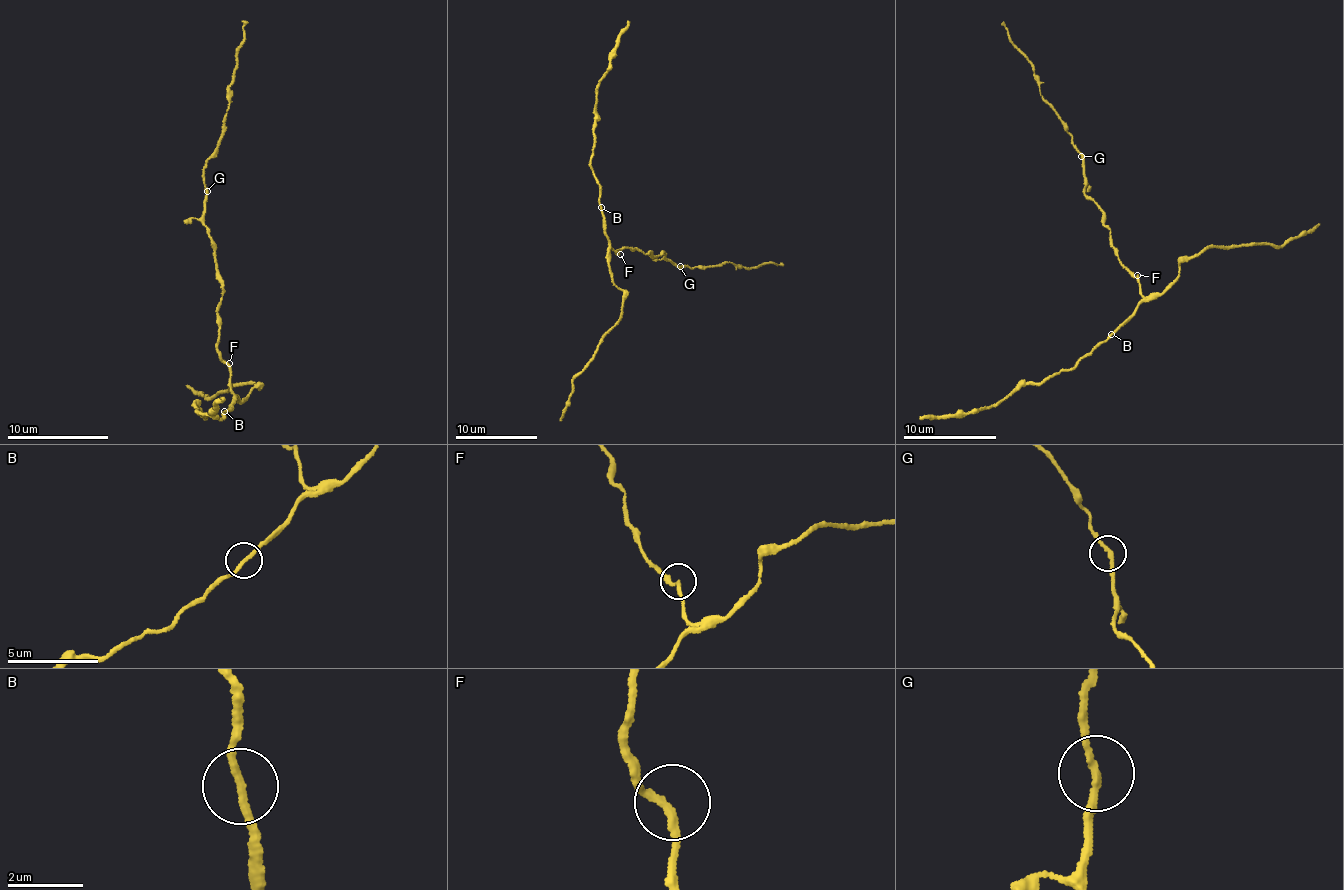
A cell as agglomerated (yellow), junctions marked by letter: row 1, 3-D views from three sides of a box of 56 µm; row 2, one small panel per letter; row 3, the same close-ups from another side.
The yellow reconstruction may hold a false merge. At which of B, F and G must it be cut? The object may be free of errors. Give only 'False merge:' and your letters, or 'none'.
False merge: none

